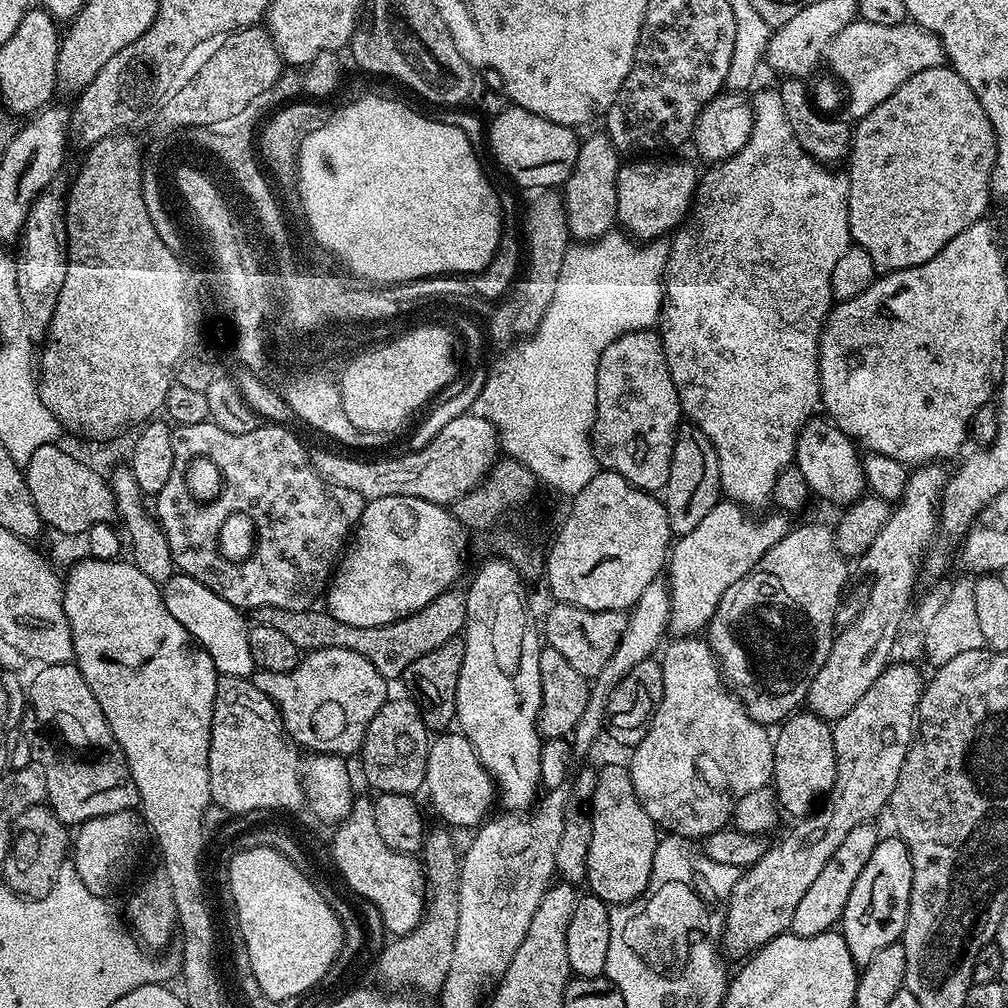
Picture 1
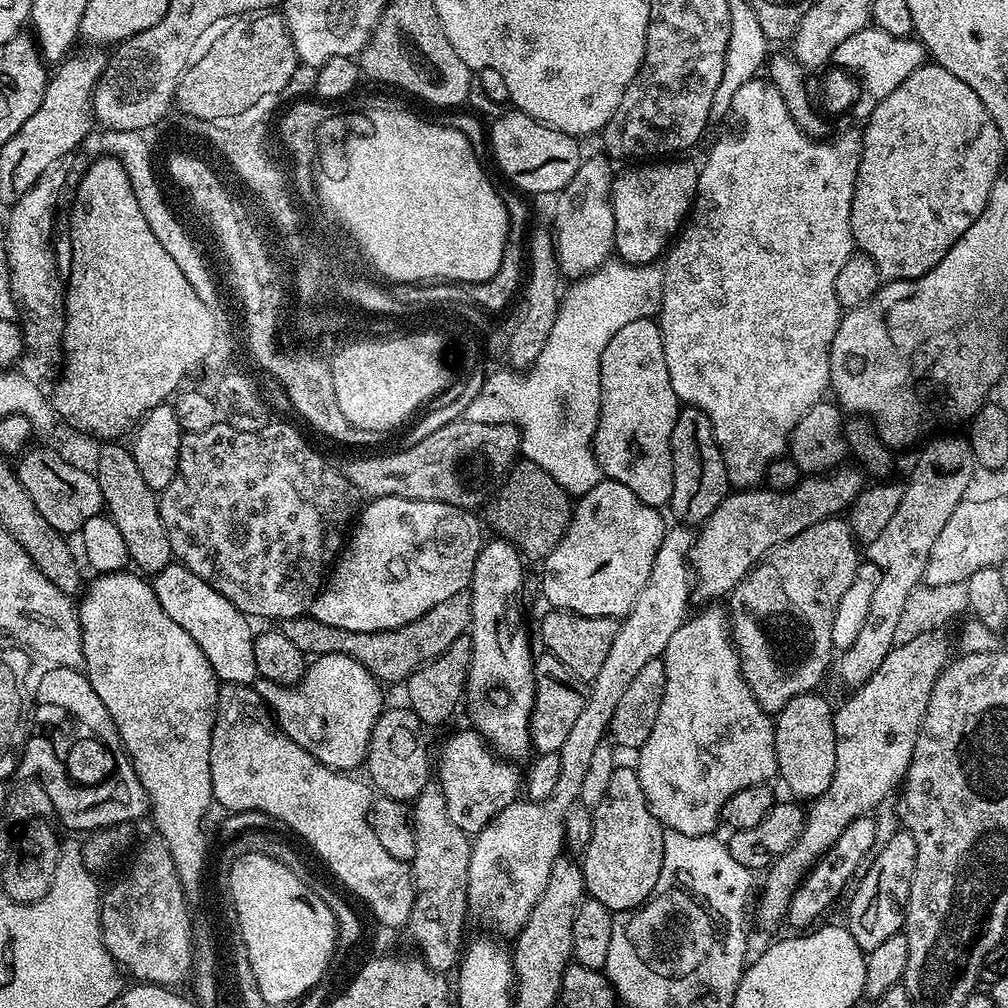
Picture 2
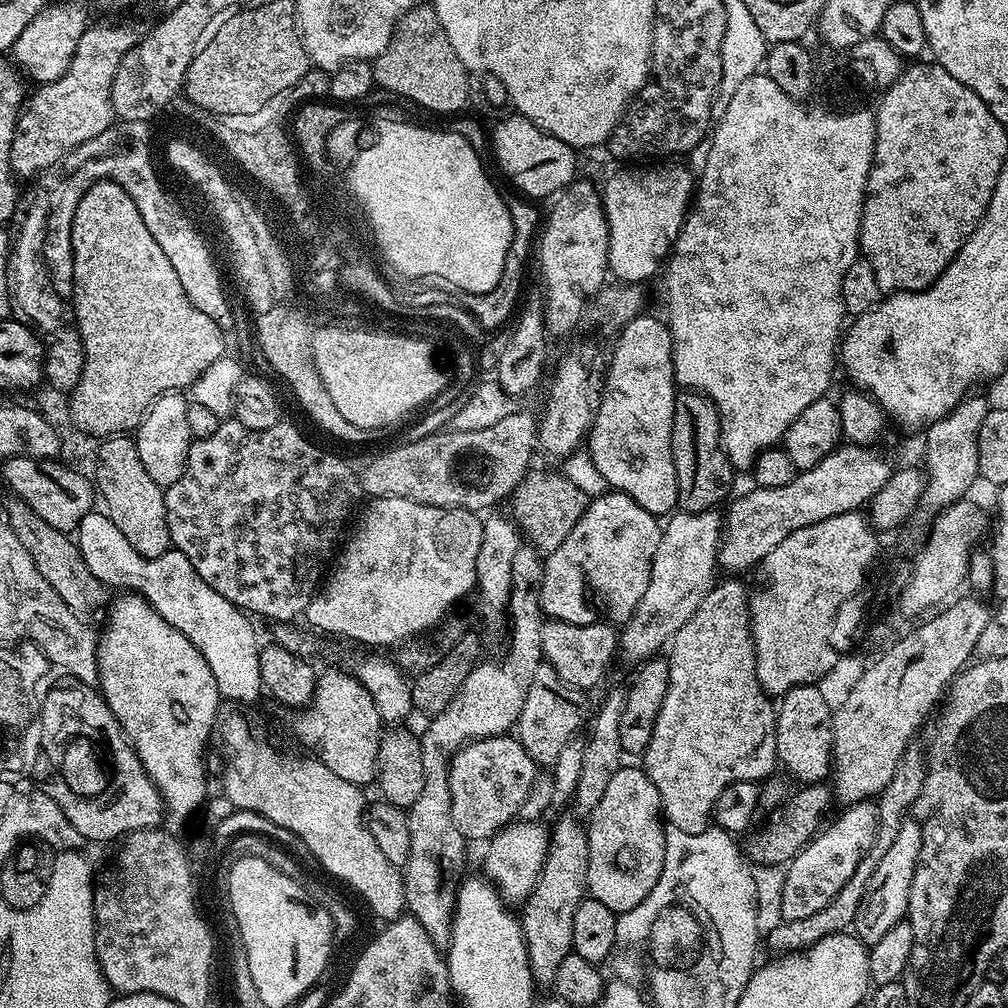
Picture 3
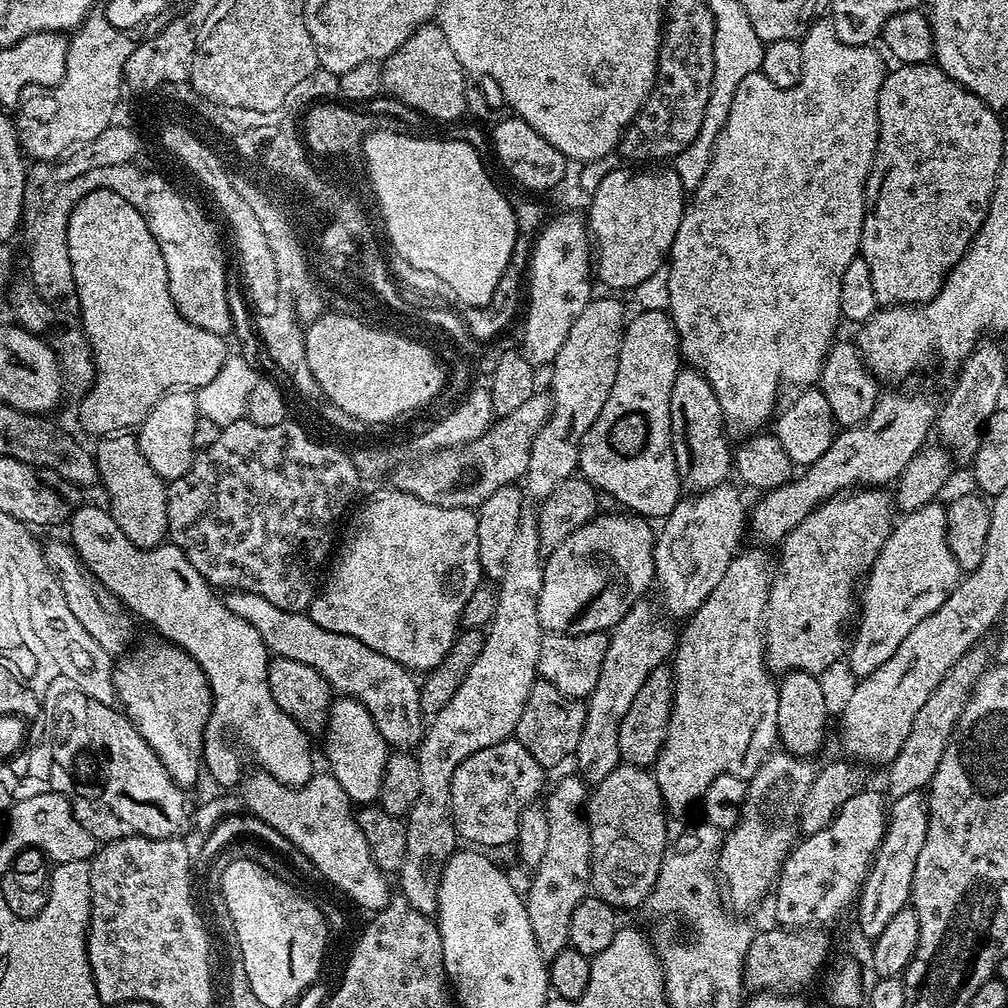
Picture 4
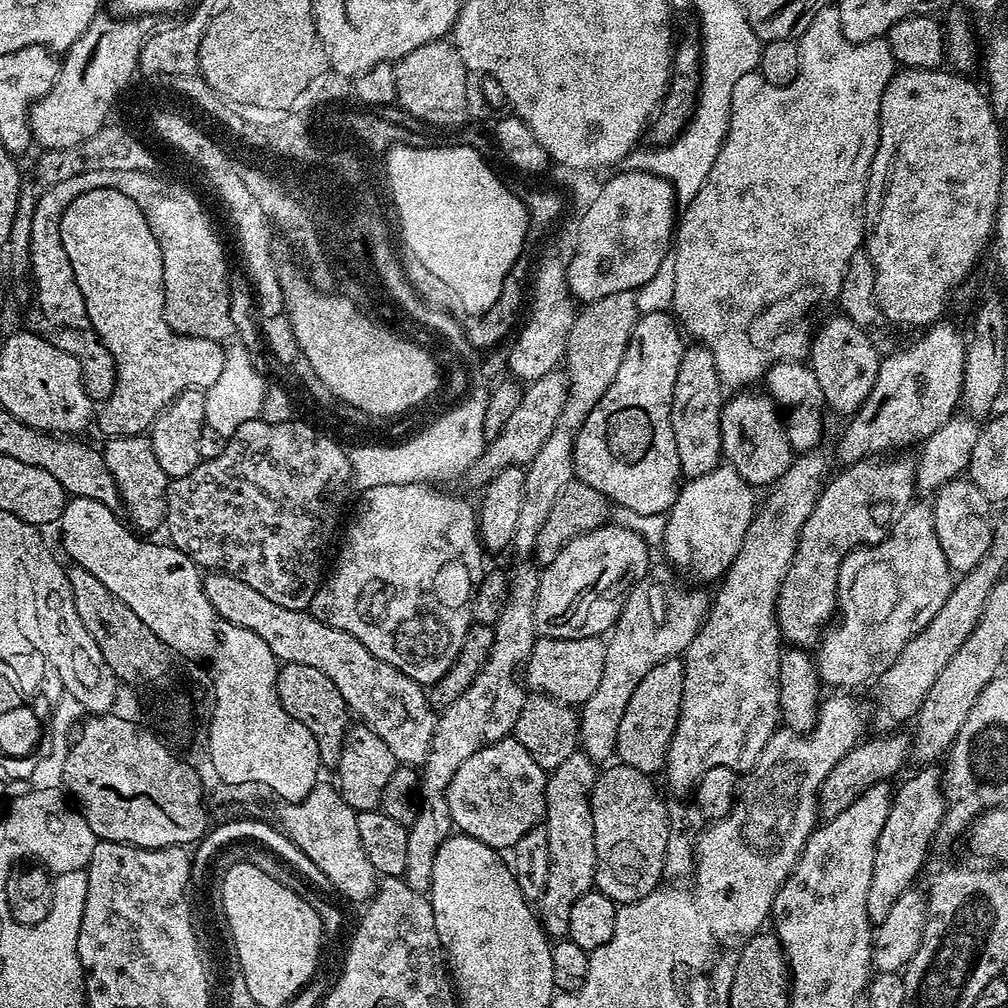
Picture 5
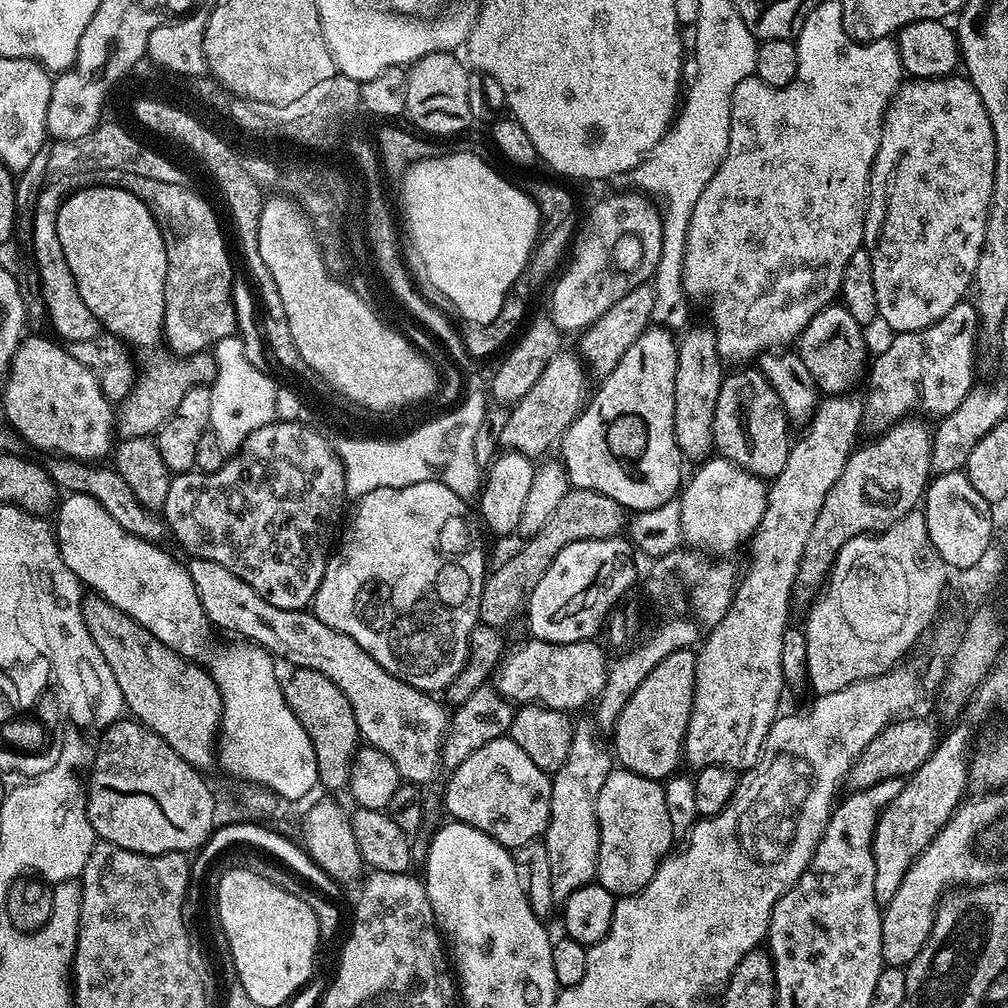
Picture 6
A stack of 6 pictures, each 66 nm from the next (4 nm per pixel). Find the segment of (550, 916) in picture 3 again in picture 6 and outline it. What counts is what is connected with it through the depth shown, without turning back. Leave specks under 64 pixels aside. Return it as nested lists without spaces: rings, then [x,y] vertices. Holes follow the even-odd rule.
[[[577,719],[572,726],[572,745],[566,762],[552,776],[550,822],[542,837],[550,862],[550,886],[557,902],[562,902],[582,886],[596,880],[596,859],[600,827],[596,821],[598,790],[612,772],[614,756],[596,741],[598,728],[591,719]]]

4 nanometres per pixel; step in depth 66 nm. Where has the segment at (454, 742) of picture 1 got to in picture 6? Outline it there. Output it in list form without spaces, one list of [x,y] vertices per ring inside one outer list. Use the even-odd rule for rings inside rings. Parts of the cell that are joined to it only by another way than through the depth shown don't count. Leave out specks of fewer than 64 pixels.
[[[505,734],[486,742],[486,746],[474,750],[470,758],[451,769],[449,776],[452,777],[444,788],[444,808],[453,821],[490,834],[490,838],[509,850],[543,837],[550,822],[552,776],[534,766],[534,761],[511,736]]]

